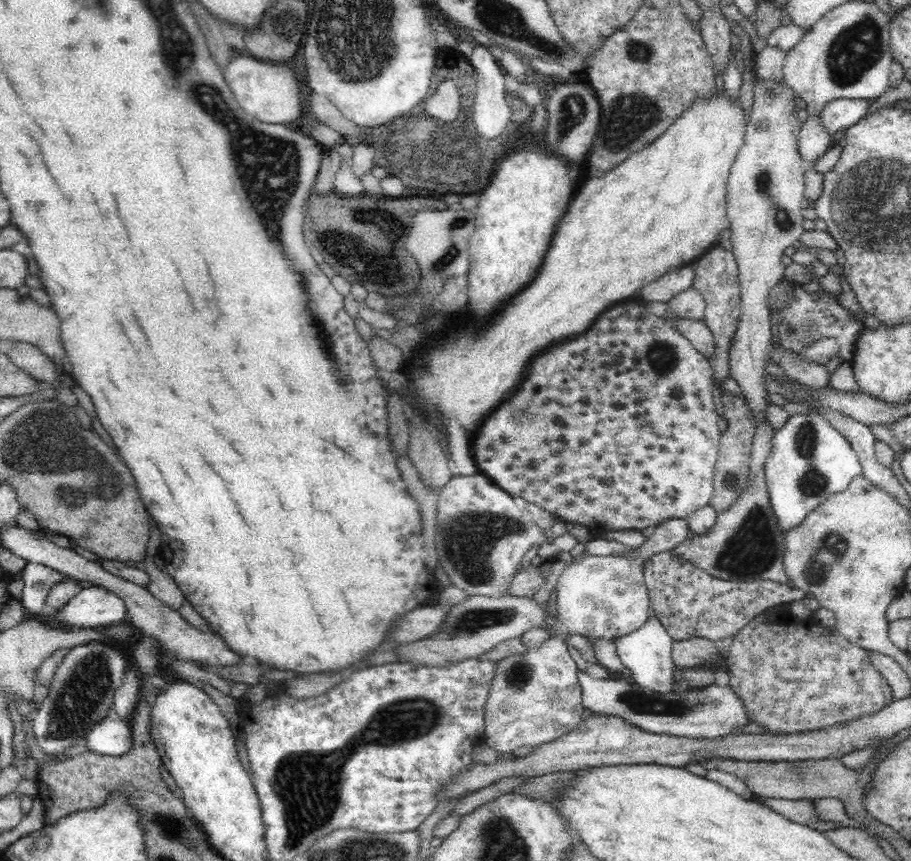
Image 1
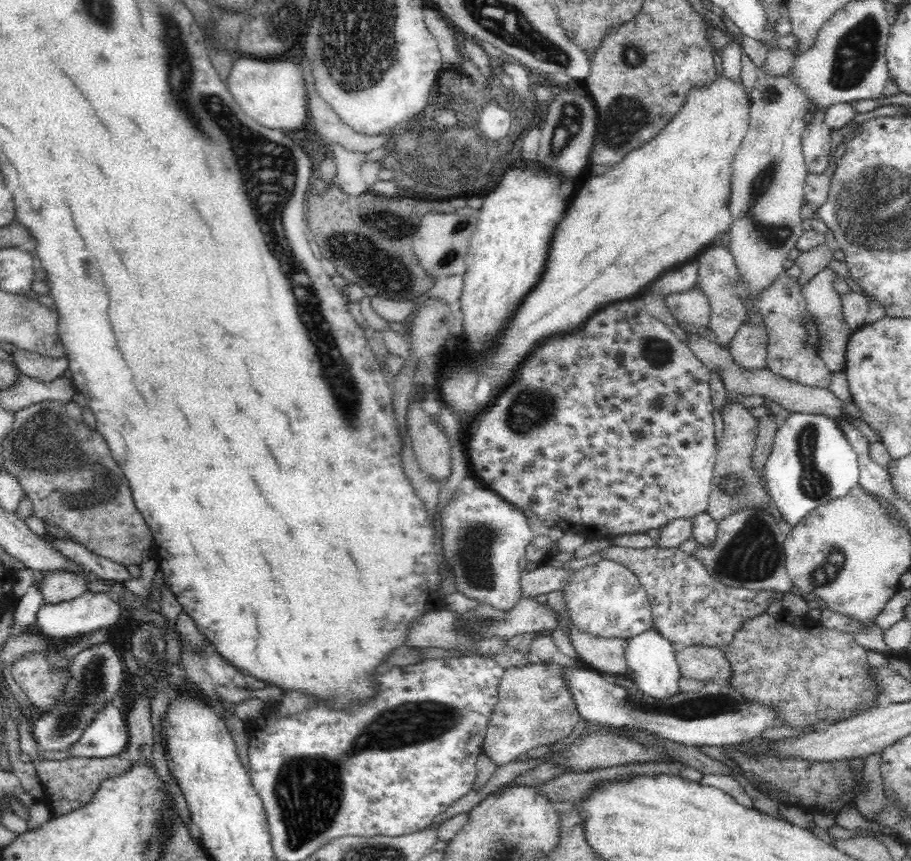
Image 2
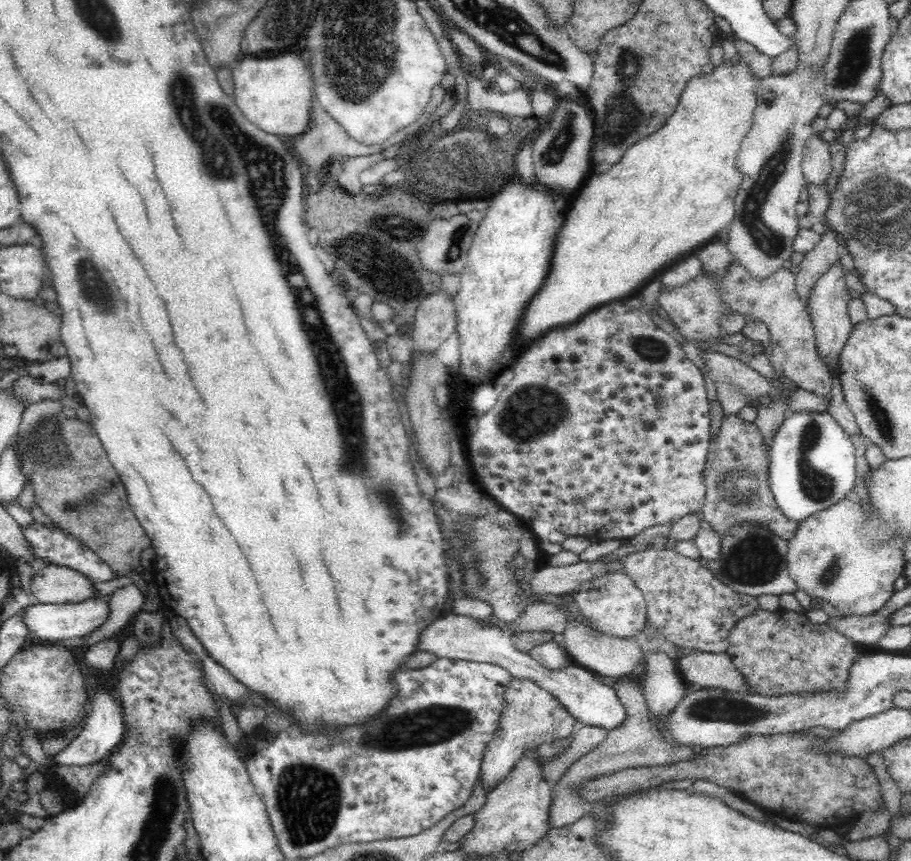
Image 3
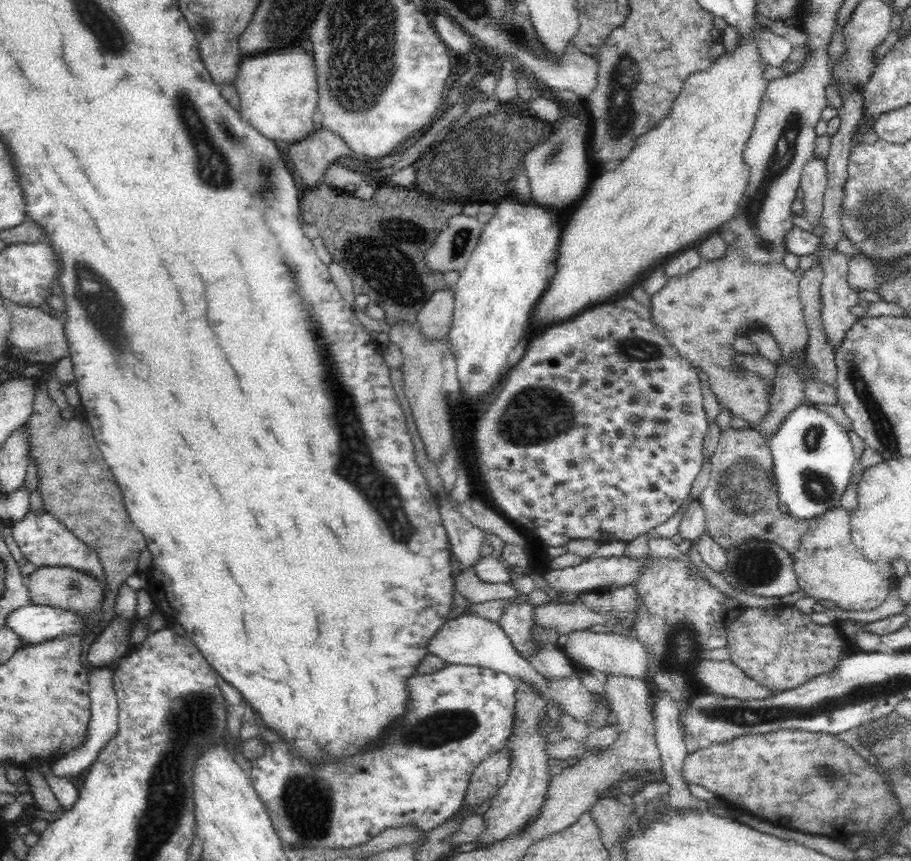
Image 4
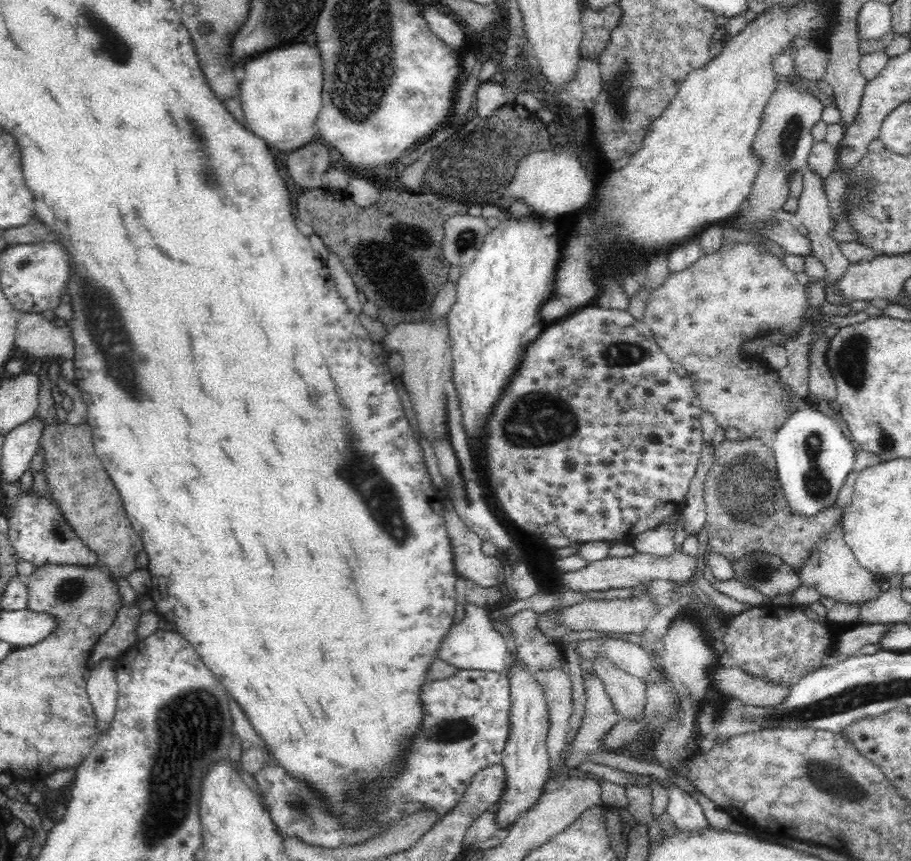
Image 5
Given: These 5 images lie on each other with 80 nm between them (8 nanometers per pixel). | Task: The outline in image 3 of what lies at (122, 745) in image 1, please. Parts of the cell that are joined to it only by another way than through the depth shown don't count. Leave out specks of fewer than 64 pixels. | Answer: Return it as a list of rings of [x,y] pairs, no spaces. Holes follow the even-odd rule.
[[[98,688],[98,690],[94,690],[93,696],[90,697],[89,700],[89,712],[87,714],[87,718],[83,724],[82,731],[60,752],[57,752],[53,756],[52,764],[55,768],[63,767],[71,767],[72,765],[76,765],[76,767],[81,767],[82,765],[90,765],[94,761],[99,761],[104,759],[118,744],[120,744],[120,740],[122,740],[122,734],[125,732],[125,725],[122,720],[122,713],[120,710],[120,705],[116,702],[115,698],[112,695],[112,689]]]

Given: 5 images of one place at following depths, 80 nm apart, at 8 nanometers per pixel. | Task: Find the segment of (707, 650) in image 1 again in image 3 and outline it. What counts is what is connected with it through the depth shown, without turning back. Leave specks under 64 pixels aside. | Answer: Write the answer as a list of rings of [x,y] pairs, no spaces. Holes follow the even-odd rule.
[[[687,652],[679,659],[678,668],[684,681],[692,685],[753,694],[726,652],[699,654]]]

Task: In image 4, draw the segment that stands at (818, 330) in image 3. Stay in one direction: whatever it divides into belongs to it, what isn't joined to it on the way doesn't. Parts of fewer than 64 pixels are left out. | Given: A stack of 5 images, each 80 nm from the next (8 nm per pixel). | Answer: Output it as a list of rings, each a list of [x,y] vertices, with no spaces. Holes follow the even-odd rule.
[[[819,241],[817,243],[816,254],[818,257],[818,262],[823,270],[823,279],[821,284],[821,321],[827,334],[827,340],[831,346],[838,346],[846,334],[846,330],[850,328],[855,322],[857,322],[860,317],[850,313],[850,308],[854,304],[861,302],[858,294],[854,293],[852,289],[848,286],[847,272],[848,266],[848,256],[844,256],[832,247],[826,247],[823,242]]]

